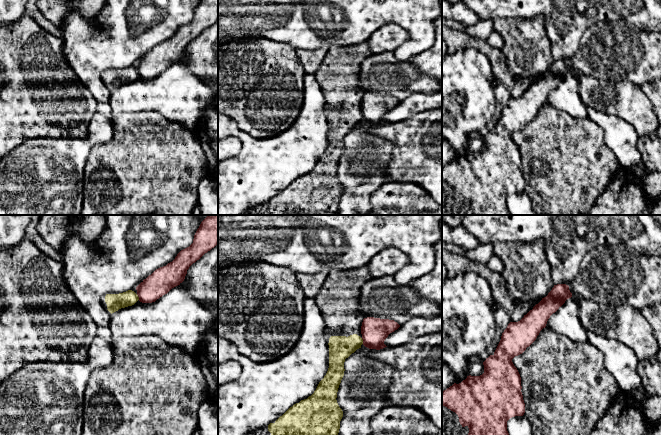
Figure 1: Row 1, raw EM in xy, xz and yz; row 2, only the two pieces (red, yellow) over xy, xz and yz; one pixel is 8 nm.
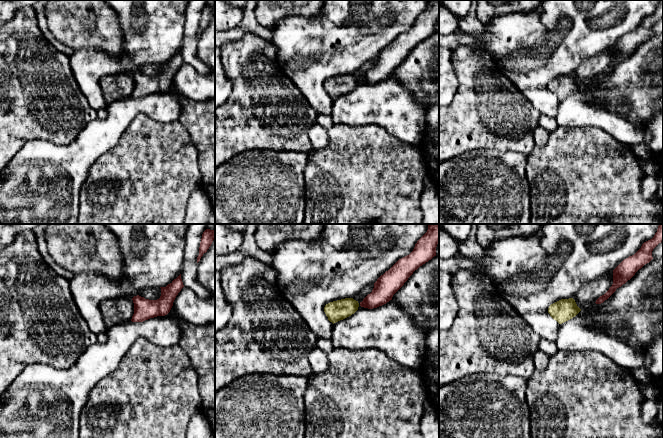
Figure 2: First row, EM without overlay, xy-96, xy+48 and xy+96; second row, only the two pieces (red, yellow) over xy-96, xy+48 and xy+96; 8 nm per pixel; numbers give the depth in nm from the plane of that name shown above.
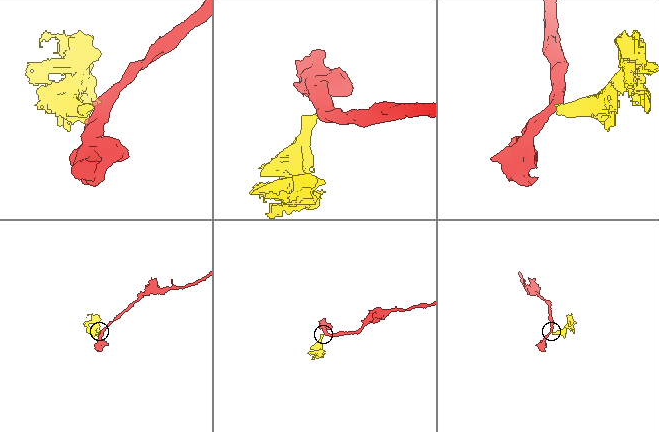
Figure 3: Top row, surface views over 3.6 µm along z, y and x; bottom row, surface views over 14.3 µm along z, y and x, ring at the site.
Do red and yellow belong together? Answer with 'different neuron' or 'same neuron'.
different neuron

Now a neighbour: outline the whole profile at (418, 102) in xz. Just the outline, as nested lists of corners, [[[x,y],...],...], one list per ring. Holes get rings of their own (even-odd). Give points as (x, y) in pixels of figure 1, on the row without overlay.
[[[442,91],[430,95],[415,93],[400,101],[394,108],[390,109],[385,115],[384,120],[387,123],[396,123],[416,114],[435,108],[442,107]]]

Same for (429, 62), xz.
[[[442,8],[436,18],[434,44],[423,52],[412,56],[409,61],[421,73],[434,77],[442,85]]]

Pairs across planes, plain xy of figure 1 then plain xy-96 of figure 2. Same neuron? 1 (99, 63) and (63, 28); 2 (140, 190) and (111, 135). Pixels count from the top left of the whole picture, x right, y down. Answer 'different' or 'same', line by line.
1: different
2: different

